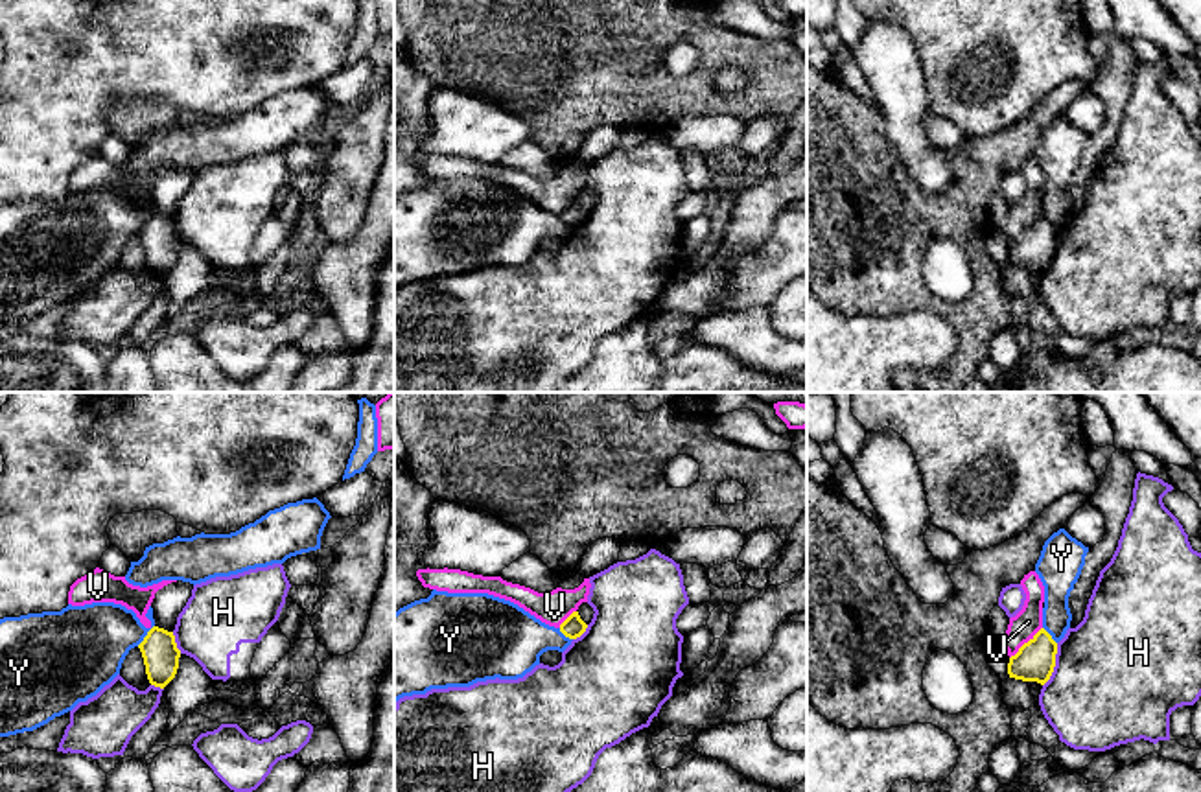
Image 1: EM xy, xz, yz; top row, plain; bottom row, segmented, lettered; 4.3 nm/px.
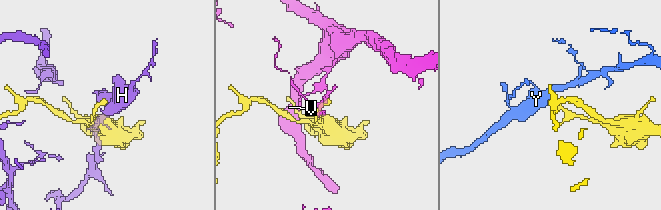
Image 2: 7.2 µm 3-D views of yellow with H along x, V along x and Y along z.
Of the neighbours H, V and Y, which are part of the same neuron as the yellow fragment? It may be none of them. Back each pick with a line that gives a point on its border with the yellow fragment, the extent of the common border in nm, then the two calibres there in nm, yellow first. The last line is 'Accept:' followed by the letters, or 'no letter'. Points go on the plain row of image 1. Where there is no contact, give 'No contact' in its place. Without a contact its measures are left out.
Accept: no letter

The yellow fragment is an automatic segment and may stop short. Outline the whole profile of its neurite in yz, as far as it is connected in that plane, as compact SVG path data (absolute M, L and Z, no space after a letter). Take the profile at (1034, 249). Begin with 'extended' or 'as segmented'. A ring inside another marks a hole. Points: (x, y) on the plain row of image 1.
as segmented; M1041 215L1015 243L1009 245L1009 265L1044 273L1055 254L1057 230Z

